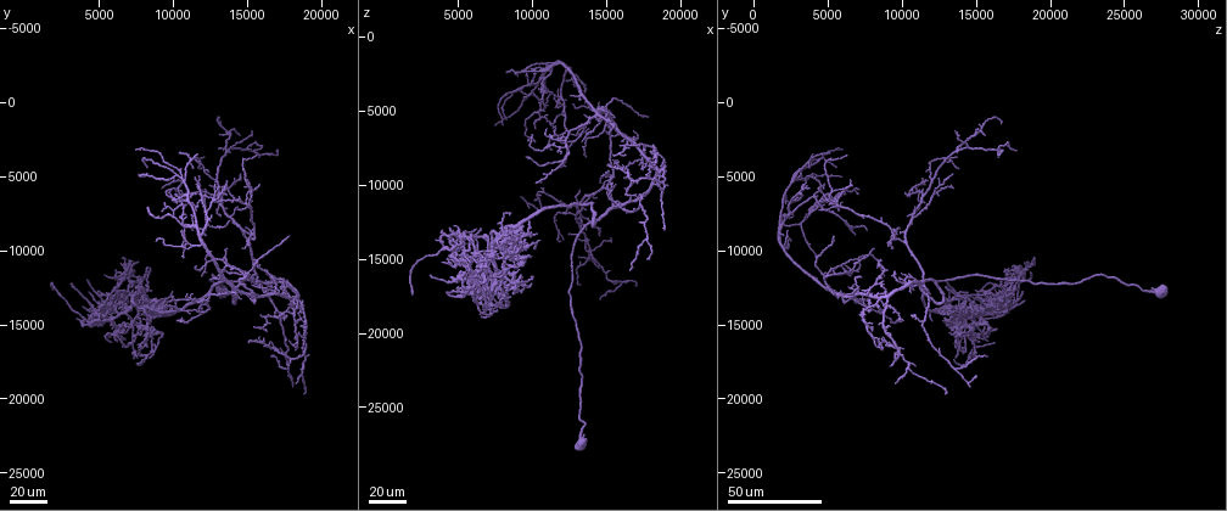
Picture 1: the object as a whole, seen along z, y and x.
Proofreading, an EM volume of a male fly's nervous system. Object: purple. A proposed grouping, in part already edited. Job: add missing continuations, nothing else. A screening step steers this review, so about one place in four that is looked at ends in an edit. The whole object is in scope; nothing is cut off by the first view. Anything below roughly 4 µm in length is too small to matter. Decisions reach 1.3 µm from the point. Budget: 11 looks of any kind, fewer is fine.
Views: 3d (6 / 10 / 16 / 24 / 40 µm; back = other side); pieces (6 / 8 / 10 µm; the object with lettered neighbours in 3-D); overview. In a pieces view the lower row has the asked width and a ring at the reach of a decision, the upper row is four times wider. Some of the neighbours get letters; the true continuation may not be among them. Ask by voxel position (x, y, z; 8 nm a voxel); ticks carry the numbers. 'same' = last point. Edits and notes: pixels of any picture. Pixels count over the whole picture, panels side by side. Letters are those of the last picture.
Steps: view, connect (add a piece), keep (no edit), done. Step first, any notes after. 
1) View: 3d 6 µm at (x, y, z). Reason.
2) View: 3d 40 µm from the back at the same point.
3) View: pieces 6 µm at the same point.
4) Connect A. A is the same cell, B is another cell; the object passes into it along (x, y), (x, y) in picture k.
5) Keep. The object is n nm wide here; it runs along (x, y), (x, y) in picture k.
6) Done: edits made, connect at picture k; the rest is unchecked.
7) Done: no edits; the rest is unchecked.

View: 3d 40 µm at (8200, 12600, 18000). Free end.

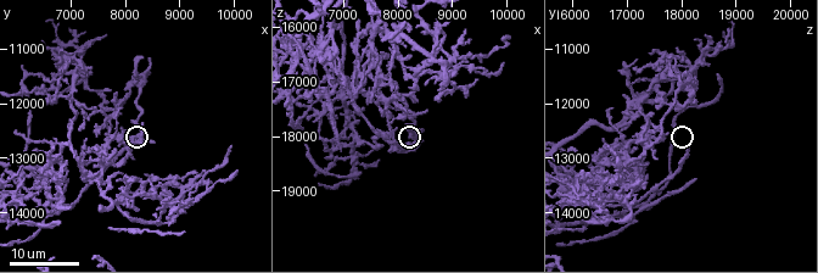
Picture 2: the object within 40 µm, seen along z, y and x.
View: pieces 6 µm at (8050, 12750, 18150).

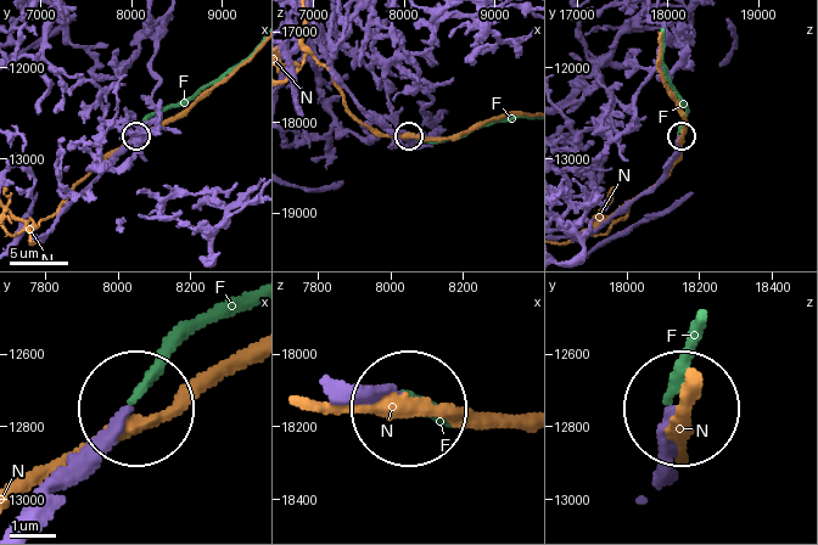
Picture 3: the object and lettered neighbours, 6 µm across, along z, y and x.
Keep. The object is 220 nm wide here; F and N are other cells; it runs along (311, 22), (313, 39), (337, 80), (369, 114), (407, 134) in picture 3; no lettered piece goes on from it.

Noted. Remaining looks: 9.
View: 3d 16 µm at (6400, 11750, 17700). An open end.

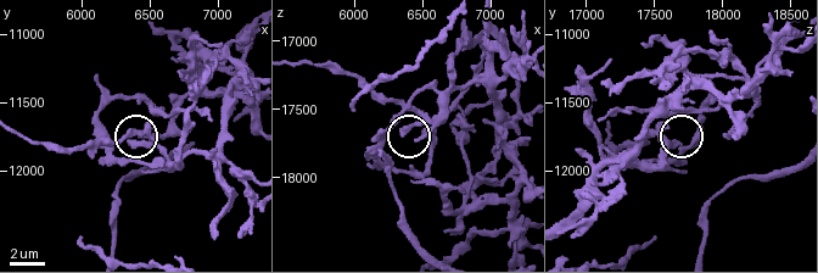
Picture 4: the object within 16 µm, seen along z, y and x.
View: pieces 8 µm at (6380, 11780, 17660).

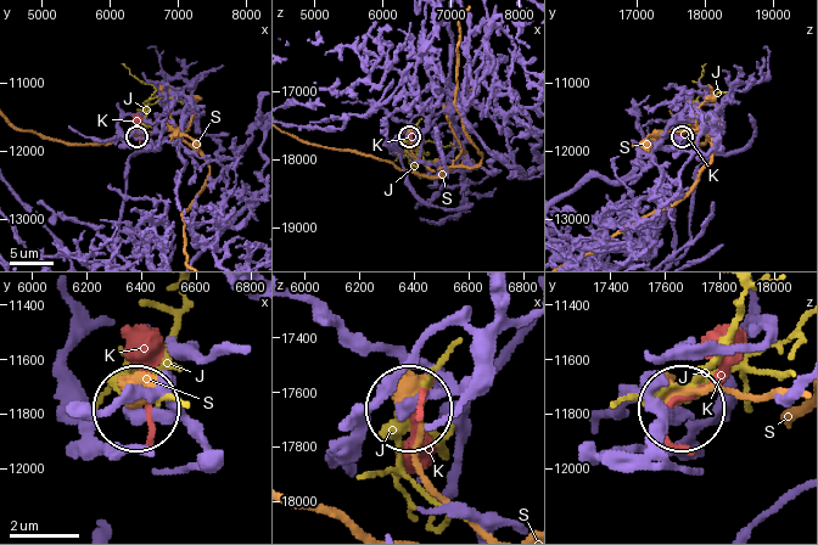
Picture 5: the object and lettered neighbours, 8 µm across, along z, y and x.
Keep. J, K and S are other cells; it runs along (220, 453), (178, 421), (136, 411) in picture 5; no lettered piece goes on from it.

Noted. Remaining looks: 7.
View: 3d 40 µm at (7800, 13800, 12800). Tapers out.

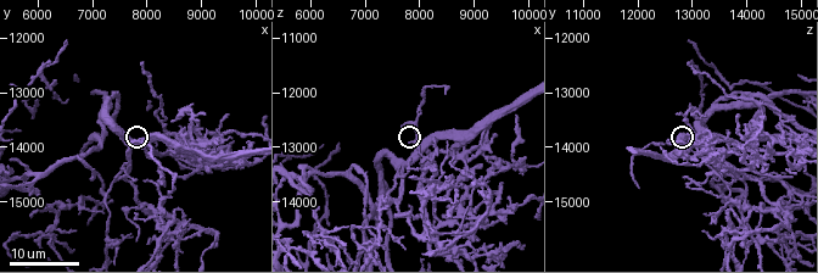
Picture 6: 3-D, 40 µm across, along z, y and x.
View: pieces 10 µm at (7650, 13900, 12600).

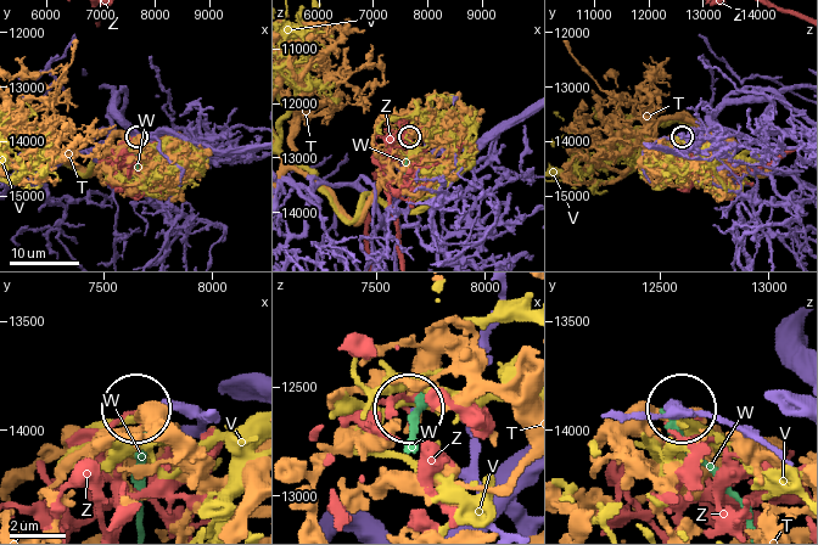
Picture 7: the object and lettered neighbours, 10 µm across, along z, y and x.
Keep. T, V, W and Z are other cells; none of them fits.

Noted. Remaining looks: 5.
View: 3d 16 µm at (6650, 12700, 14950). Long arm stops here.

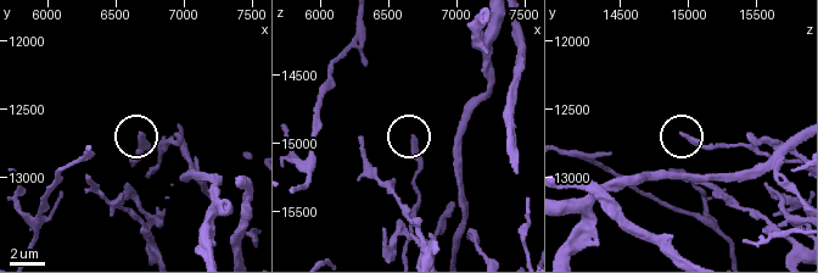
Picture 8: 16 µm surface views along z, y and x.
View: pieces 10 µm at (6680, 12700, 14960).

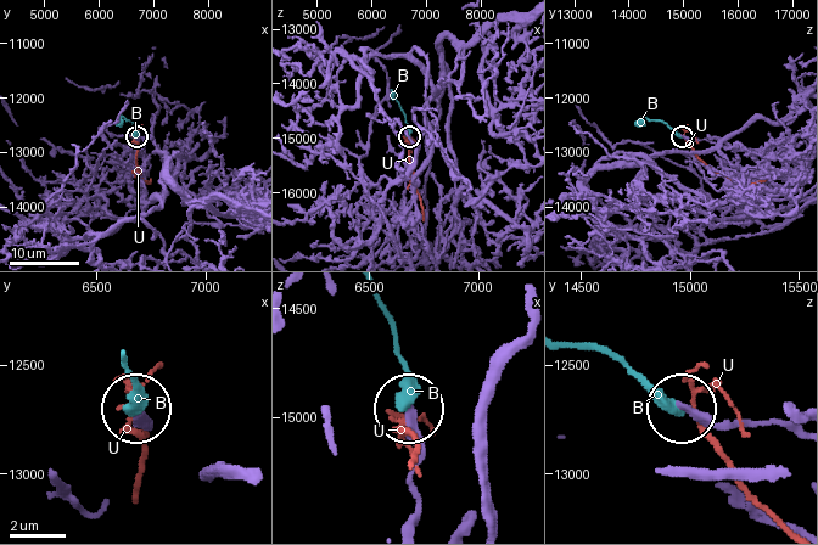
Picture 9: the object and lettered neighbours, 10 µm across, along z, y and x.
Keep. B and U are other cells; it runs along (407, 523), (418, 503), (412, 408) in picture 9; none of them fits.

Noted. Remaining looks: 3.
View: 3d 24 µm at (8150, 12950, 17550). Free end.

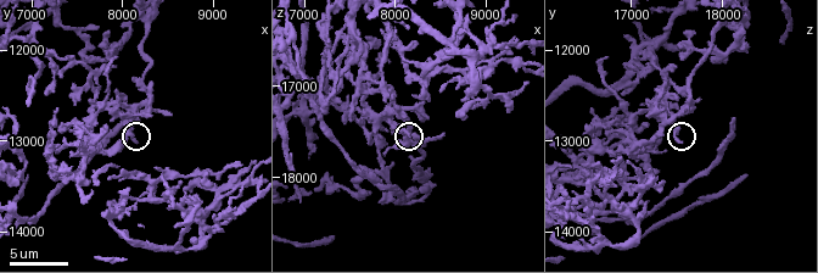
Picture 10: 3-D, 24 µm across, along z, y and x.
View: pieces 6 µm at (8150, 13000, 17550).

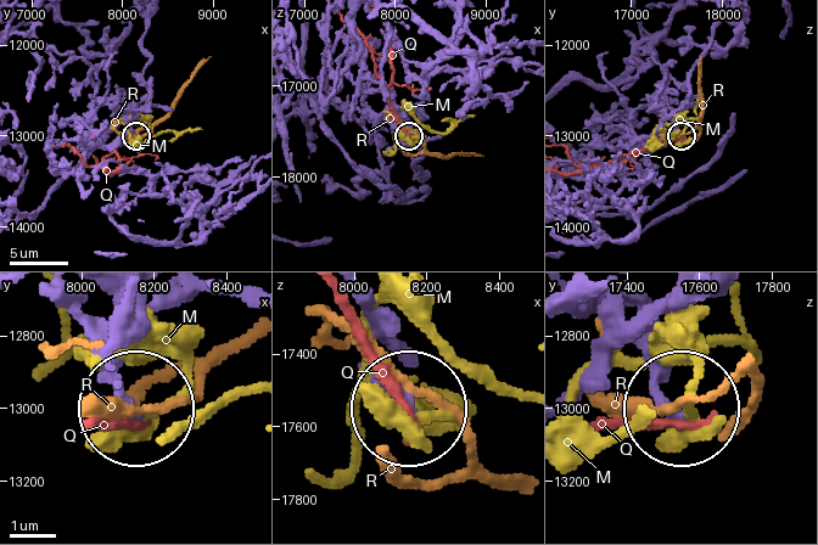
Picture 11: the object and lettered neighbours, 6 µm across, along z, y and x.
Keep. The object is 210 nm wide here; M, Q and R are other cells; no lettered piece goes on from it.

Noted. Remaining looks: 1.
Done: no edits; the rest is unchecked.

